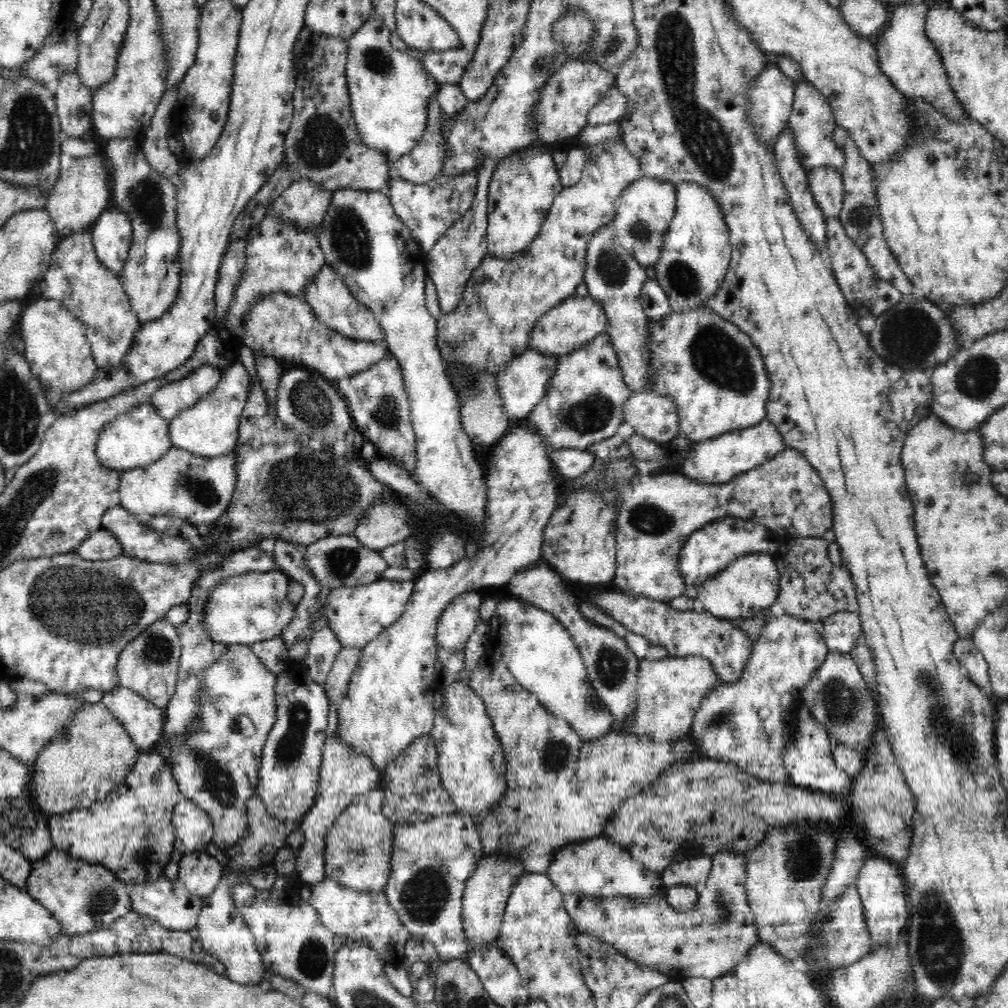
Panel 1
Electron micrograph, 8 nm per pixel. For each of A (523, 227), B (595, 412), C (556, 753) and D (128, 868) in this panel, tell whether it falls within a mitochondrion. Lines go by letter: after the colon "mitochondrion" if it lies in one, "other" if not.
A: other
B: mitochondrion
C: mitochondrion
D: mitochondrion

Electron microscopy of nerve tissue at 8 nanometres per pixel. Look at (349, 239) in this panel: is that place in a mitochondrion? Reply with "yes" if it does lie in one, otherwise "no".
yes

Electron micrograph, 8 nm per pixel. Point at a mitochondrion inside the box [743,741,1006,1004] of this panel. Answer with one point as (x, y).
(940, 950)

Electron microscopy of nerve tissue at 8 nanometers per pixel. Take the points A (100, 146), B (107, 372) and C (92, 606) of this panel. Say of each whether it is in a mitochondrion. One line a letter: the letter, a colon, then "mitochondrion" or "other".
A: other
B: other
C: mitochondrion

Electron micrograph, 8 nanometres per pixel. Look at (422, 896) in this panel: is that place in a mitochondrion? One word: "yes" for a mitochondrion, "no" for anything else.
yes

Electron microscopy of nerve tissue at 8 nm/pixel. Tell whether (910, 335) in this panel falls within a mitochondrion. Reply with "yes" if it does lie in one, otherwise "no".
yes

